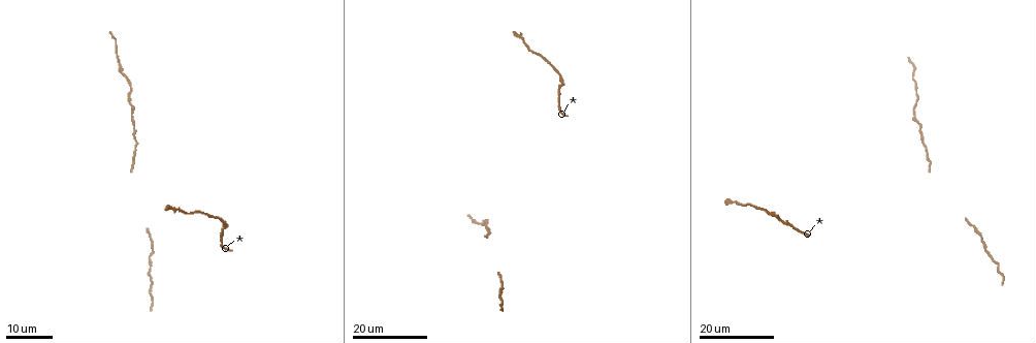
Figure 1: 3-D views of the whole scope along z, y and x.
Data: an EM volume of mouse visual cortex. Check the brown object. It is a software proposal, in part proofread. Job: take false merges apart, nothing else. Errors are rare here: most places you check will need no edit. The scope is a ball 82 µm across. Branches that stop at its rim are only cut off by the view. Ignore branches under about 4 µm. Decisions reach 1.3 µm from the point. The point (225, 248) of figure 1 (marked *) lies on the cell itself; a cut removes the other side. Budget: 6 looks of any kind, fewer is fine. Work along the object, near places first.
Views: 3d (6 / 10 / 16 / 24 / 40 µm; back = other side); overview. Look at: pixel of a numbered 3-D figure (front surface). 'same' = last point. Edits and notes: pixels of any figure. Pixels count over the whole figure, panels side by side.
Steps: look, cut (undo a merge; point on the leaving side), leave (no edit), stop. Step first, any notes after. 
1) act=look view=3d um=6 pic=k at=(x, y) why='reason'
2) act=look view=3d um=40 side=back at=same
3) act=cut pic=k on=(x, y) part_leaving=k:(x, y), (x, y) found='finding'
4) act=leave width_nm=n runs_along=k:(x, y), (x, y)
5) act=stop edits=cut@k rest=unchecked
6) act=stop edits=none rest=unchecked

act=look view=3d um=24 pic=1 at=(129, 102) why='thin neck'

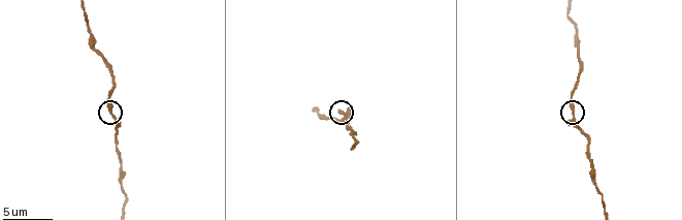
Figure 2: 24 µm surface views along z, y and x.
act=look view=3d um=10 pic=2 at=(111, 113) why='closer look'

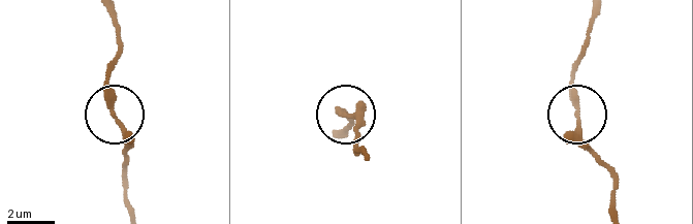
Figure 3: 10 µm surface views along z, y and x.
act=leave runs_along=3:(617, 213), (610, 171), (576, 119), (571, 71), (576, 55) found='one cell here'

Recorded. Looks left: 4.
act=look view=3d um=6 pic=2 at=(577, 31) why='sudden change in width'

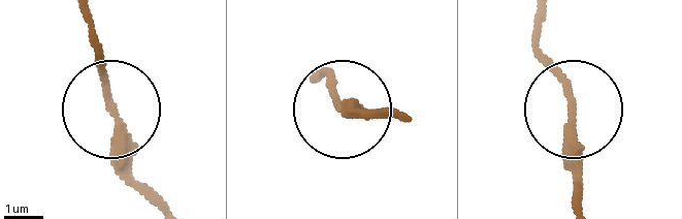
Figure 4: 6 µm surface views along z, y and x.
act=leave width_nm=210 runs_along=4:(580, 206), (577, 106), (538, 31) found='one cell here'

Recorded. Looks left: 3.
act=look view=3d um=24 pic=1 at=(978, 233) why='thick turns thin'

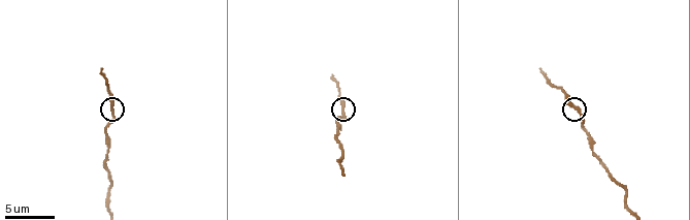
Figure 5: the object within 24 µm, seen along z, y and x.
act=look view=3d um=6 pic=5 at=(576, 110)

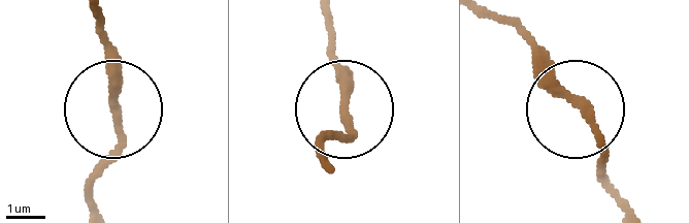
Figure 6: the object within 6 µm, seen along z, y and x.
act=leave found='continuous, no second cell'

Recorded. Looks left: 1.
act=stop edits=none rest=unchecked

